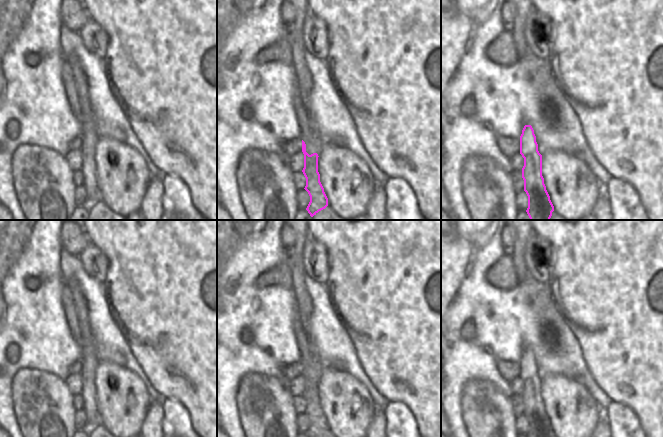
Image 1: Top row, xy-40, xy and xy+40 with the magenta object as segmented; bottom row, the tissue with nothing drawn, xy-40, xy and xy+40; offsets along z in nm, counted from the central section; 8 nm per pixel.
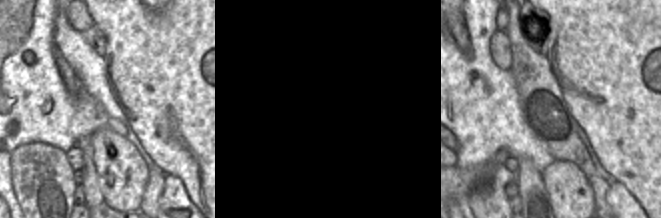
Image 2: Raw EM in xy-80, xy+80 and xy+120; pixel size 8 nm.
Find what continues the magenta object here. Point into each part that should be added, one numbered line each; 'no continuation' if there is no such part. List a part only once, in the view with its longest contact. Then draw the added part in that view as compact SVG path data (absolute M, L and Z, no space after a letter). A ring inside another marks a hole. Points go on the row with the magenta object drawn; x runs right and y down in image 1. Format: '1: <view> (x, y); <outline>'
1: xy (308, 127); M298 90L294 94L294 108L302 132L302 139L306 144L306 152L309 155L317 153L319 156L322 148L322 140L318 134L318 127L312 114L302 104L302 98Z

